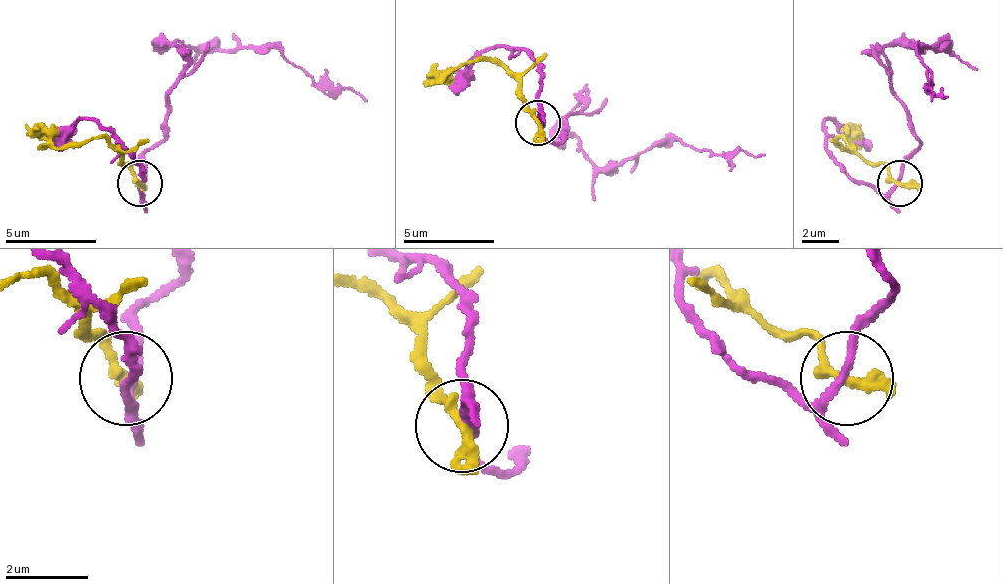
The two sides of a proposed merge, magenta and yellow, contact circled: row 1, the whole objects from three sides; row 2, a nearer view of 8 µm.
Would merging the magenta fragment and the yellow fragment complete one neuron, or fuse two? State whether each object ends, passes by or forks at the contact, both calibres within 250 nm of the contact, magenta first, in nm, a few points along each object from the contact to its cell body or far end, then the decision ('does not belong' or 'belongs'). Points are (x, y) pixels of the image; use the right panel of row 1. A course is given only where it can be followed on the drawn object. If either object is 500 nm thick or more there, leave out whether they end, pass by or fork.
magenta forks; yellow ends; calibres 150 and 360 nm; course magenta (896, 182), (919, 141), (882, 68), (882, 50), (946, 45), (914, 50), (933, 82), (928, 86), (933, 100); course yellow (901, 182), (882, 163), (864, 159), (841, 136), (837, 141), (846, 145), (860, 123); does not belong

